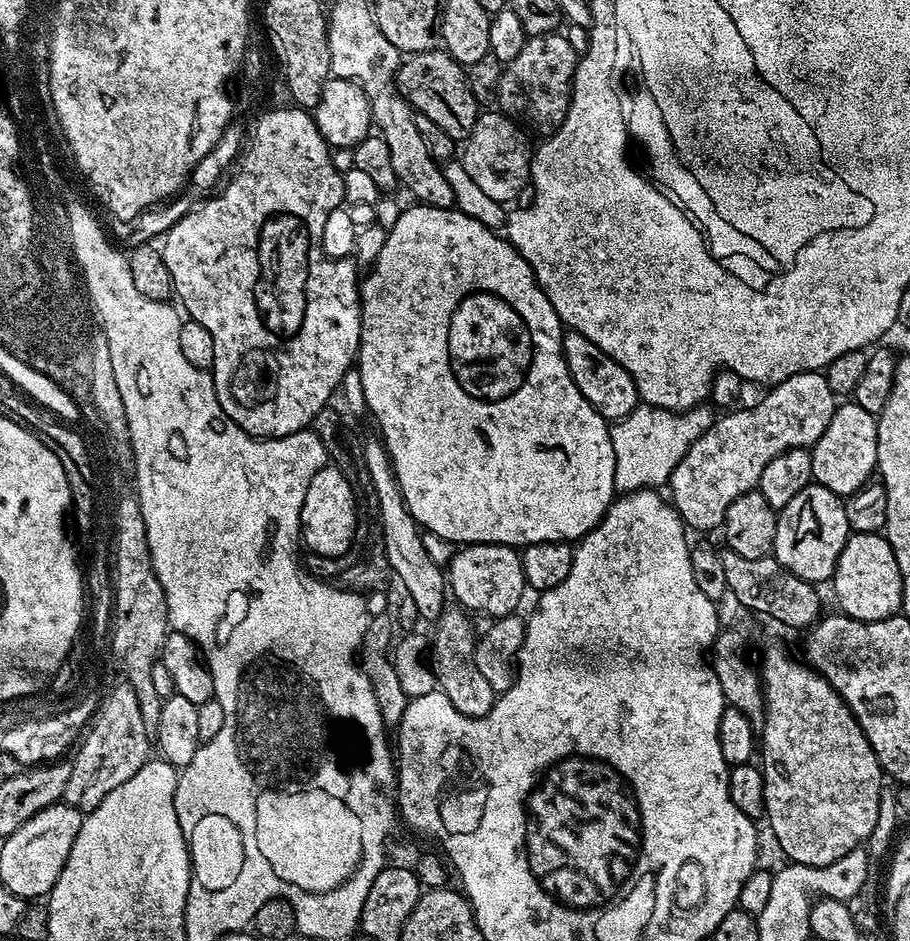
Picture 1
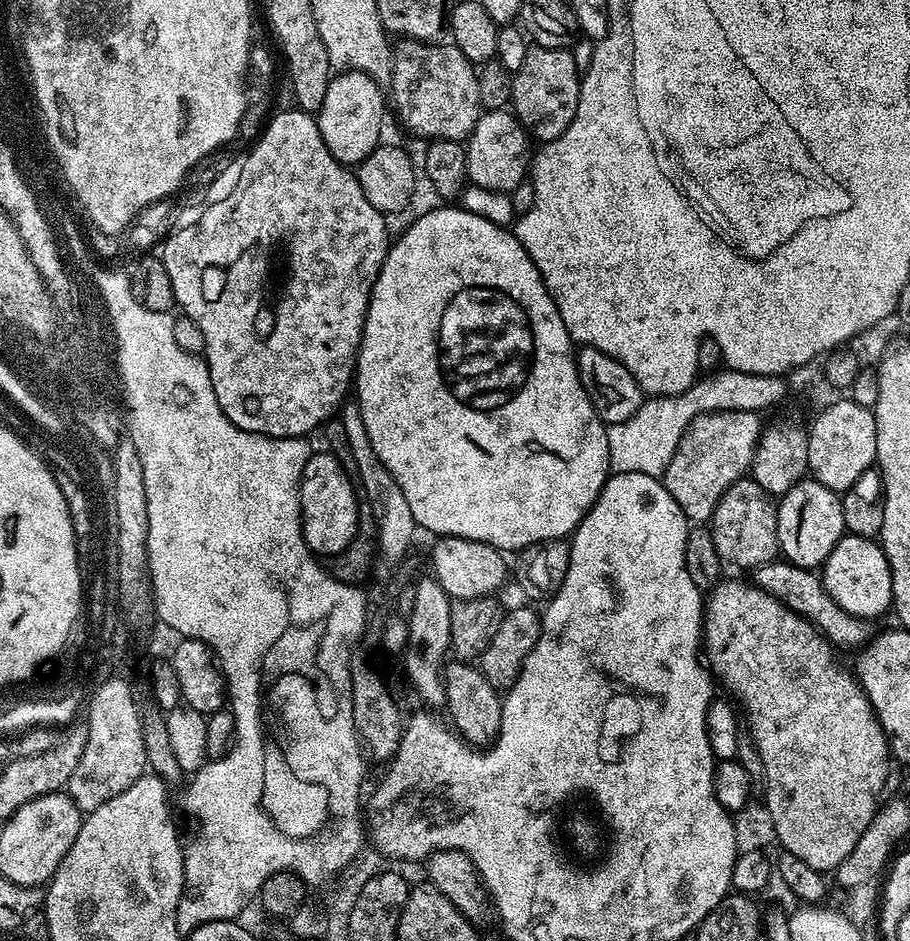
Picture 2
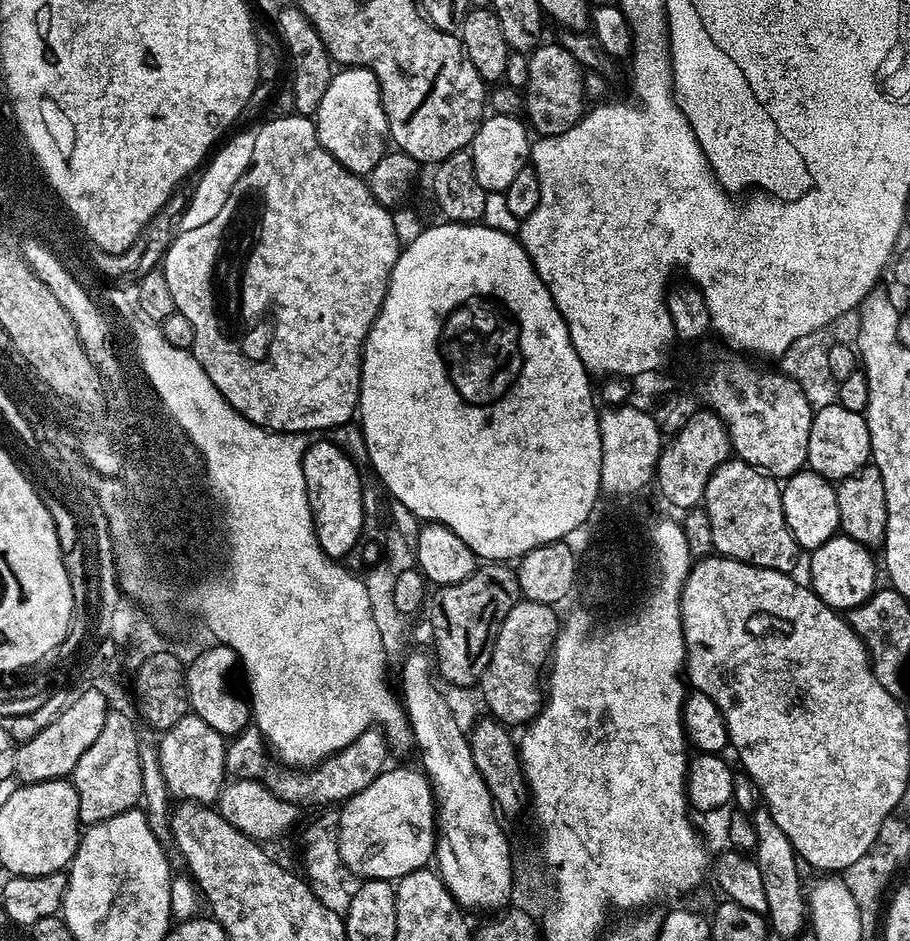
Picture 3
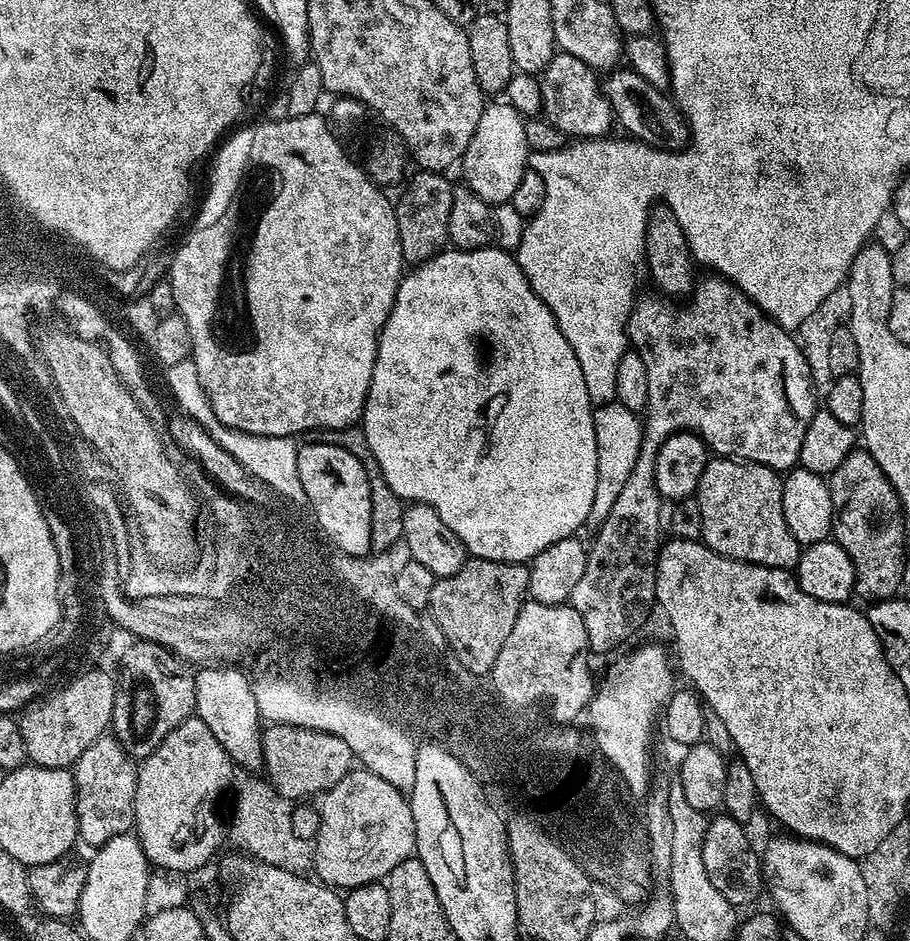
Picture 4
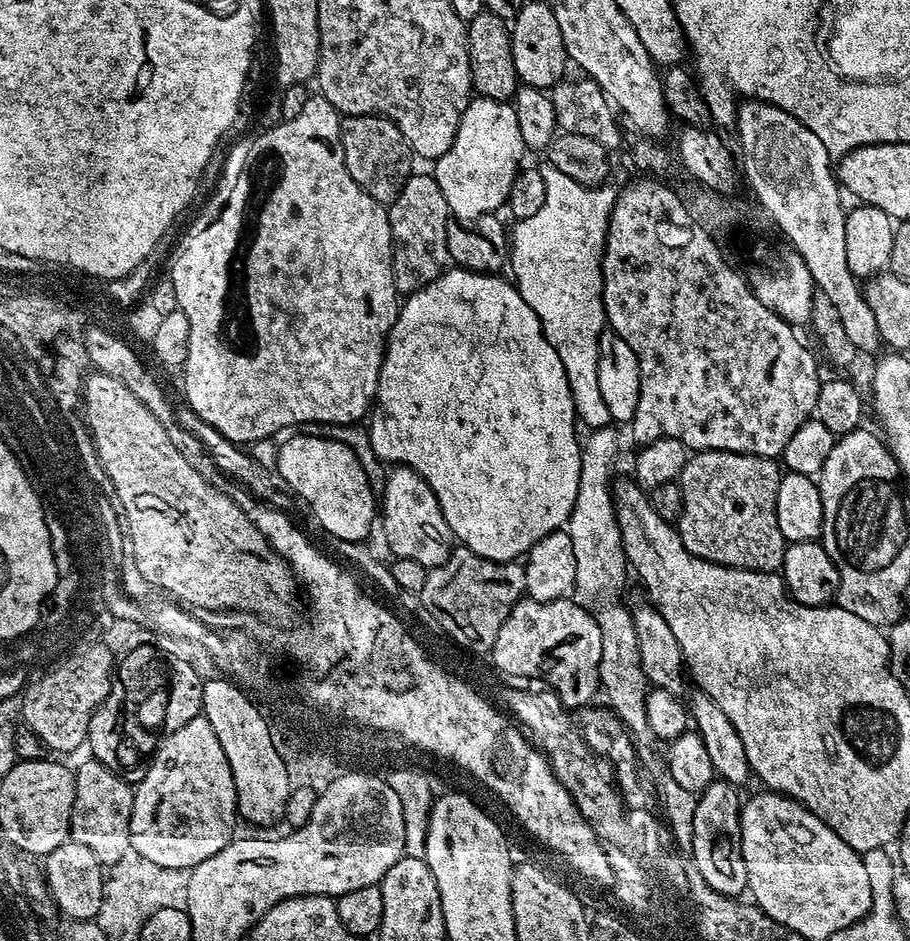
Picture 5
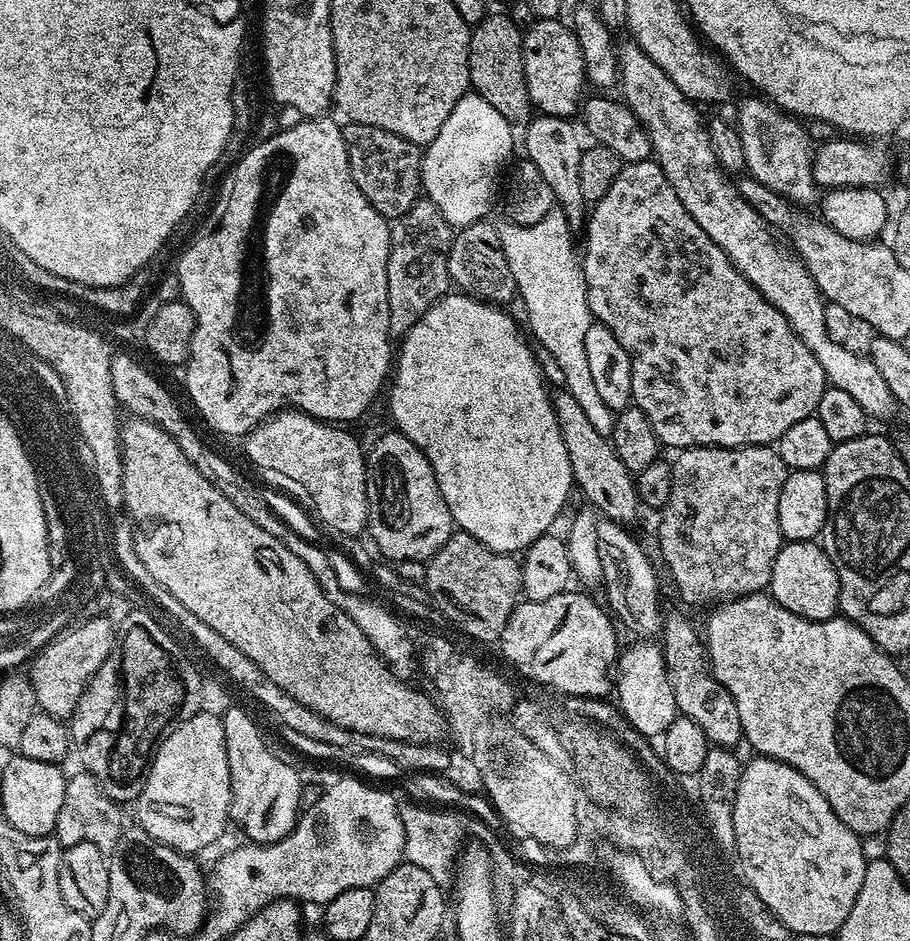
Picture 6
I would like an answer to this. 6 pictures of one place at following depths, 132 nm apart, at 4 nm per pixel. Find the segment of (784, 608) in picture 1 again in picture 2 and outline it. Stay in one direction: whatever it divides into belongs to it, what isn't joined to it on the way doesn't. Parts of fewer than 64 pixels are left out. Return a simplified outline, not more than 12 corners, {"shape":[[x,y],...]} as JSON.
{"shape":[[783,558],[754,583],[806,618],[837,649],[873,639],[871,619],[852,616],[813,569]]}

